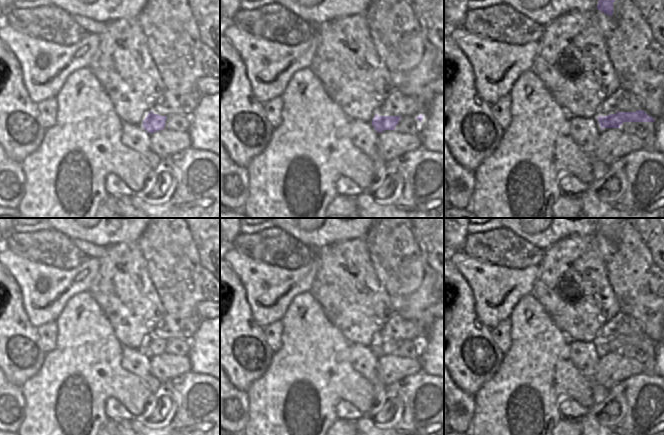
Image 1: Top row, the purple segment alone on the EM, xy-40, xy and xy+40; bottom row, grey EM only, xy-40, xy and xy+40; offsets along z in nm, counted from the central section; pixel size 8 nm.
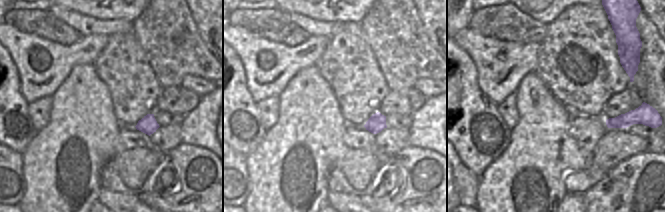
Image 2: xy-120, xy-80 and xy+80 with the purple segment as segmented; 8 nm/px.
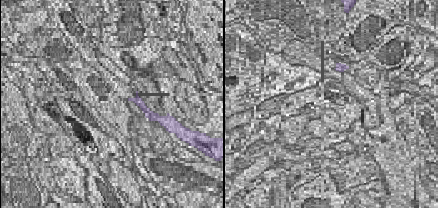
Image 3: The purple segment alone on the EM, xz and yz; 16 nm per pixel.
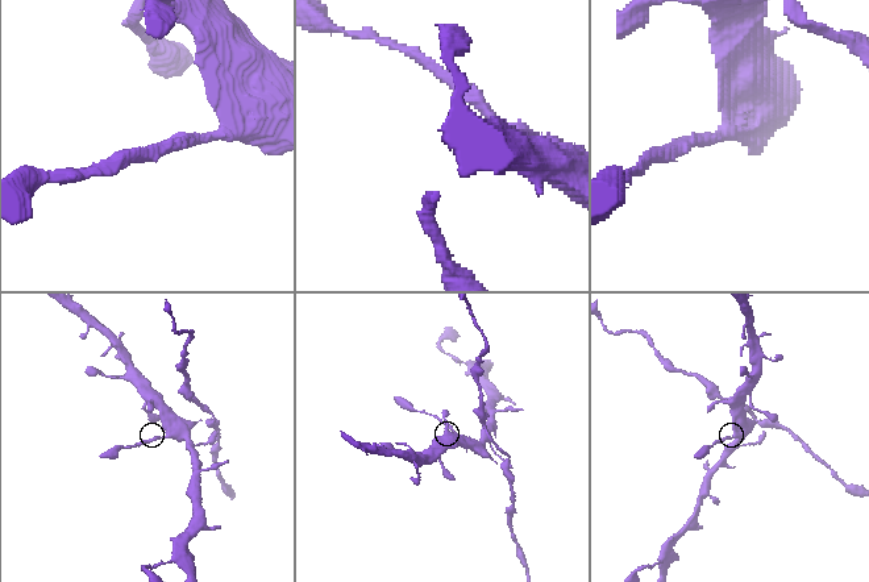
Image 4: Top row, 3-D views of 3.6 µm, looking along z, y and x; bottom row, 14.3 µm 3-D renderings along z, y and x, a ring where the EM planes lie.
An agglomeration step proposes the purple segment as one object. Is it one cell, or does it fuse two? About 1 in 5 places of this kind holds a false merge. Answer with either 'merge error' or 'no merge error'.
merge error

